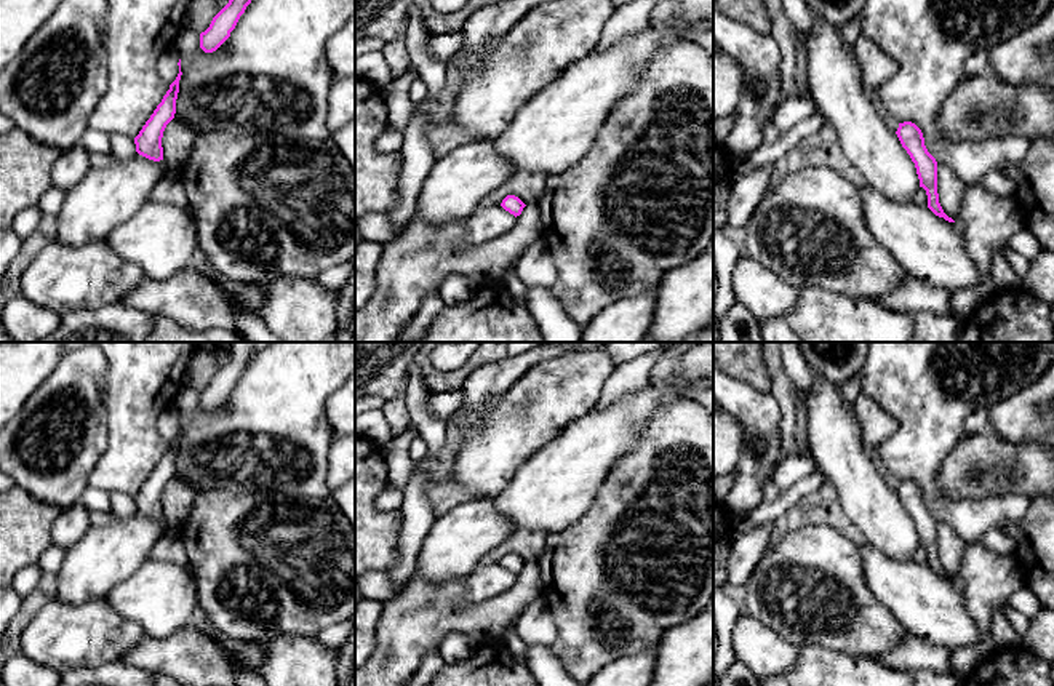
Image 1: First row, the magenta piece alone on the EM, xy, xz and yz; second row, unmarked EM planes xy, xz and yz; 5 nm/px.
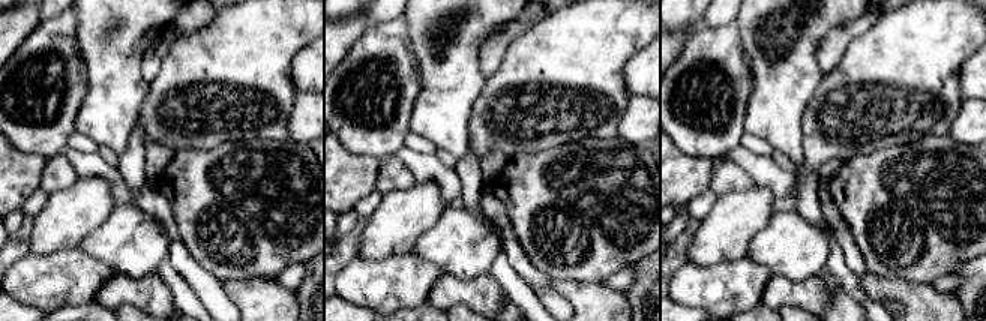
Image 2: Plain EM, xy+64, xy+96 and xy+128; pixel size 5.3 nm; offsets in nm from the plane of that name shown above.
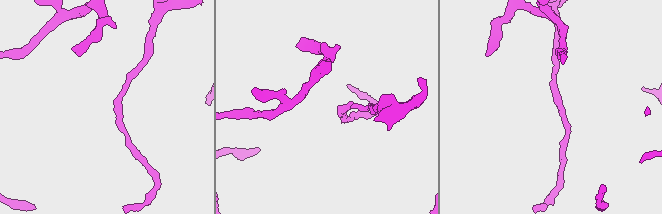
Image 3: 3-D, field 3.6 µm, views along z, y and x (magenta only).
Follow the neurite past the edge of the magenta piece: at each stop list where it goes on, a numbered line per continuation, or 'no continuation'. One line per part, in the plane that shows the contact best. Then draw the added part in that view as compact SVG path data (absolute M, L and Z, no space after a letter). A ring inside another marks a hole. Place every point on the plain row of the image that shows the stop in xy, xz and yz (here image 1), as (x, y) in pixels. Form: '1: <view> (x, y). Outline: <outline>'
no continuation

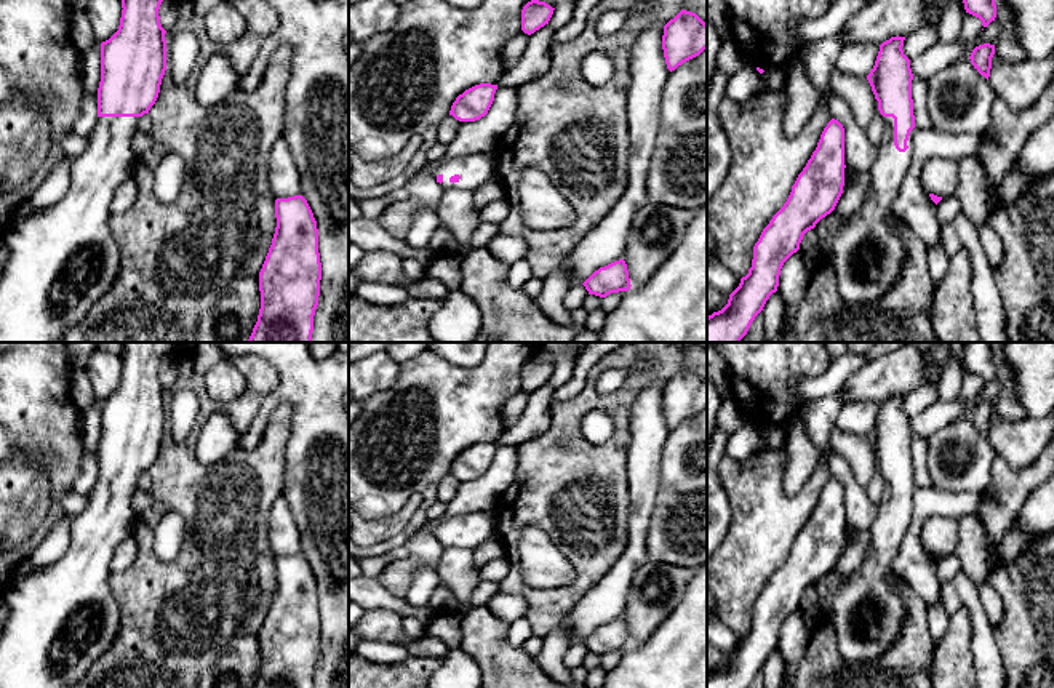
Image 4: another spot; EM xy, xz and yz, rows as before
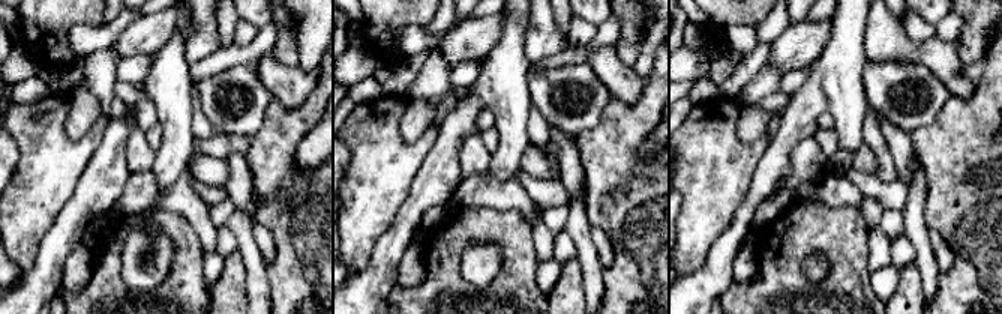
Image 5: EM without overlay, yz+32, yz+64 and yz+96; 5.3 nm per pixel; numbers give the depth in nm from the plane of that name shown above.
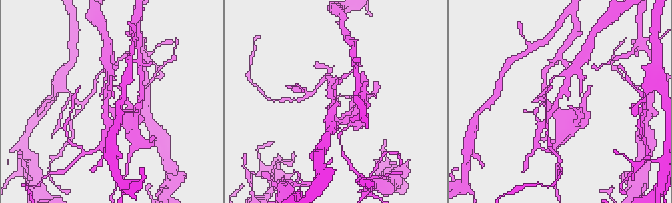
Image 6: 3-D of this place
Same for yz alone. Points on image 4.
1: yz (867, 613). Outline: M883 475L884 490L872 522L870 546L864 563L851 574L835 570L814 589L817 605L832 619L836 646L844 662L864 664L881 658L899 638L907 608L889 584L900 542L913 517L913 488L905 510L894 504L894 477Z

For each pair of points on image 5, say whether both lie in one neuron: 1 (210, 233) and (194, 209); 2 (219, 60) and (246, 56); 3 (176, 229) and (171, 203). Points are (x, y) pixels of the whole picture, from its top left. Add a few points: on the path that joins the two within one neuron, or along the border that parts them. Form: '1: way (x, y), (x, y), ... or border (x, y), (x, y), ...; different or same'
1: way (204, 227), (198, 215); same
2: way (225, 57), (240, 56); same
3: border (161, 208), (179, 212), (197, 236); different

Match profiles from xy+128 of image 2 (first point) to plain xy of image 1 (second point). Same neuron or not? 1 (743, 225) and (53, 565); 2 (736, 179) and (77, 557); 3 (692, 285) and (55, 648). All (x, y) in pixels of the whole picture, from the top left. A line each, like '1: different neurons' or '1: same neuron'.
1: different neurons
2: different neurons
3: same neuron

